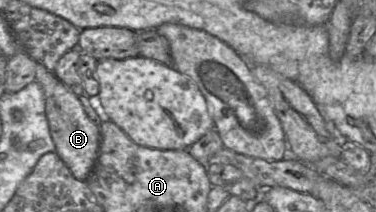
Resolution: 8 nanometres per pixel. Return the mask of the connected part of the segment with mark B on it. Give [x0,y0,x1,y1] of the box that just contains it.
[35,63,100,181]

